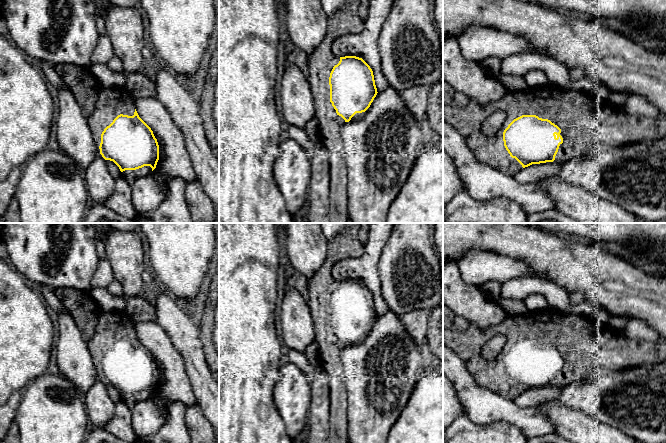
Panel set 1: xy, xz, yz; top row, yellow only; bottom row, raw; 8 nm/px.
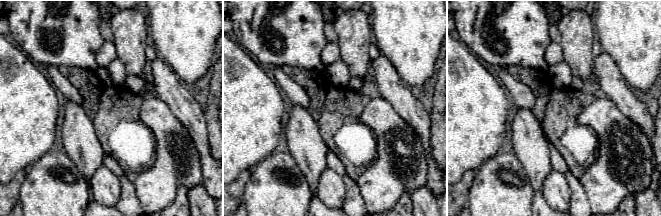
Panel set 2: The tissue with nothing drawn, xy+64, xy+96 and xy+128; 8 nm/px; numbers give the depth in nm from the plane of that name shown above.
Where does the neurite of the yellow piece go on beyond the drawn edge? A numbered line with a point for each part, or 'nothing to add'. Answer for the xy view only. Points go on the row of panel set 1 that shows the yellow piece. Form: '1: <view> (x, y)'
1: xy (112, 101)

